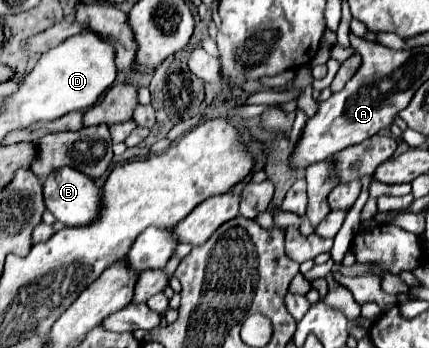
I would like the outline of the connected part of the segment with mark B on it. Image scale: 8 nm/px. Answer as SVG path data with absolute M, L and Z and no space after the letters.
M60 167L44 181L46 209L62 225L86 225L98 215L100 189L74 167Z

